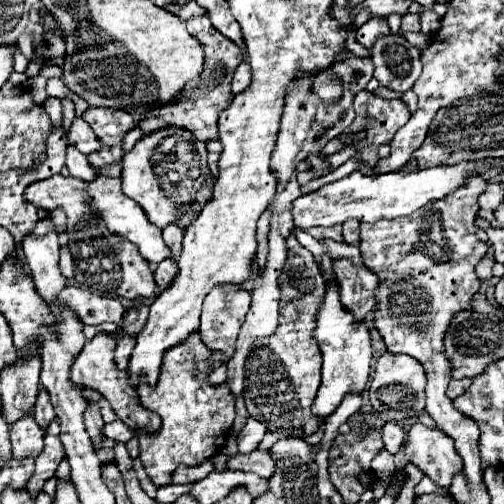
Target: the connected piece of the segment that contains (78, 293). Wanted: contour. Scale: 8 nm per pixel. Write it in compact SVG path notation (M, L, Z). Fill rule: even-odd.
M68 285L60 293L60 299L68 303L80 315L80 321L84 325L102 325L102 323L118 323L122 319L122 303L116 297L106 295L94 295L90 291L84 291L80 287Z

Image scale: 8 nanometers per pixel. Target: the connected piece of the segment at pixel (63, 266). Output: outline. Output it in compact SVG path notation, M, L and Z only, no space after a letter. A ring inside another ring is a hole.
M61 247L59 256L60 256L59 266L60 266L61 273L67 279L73 279L74 258L72 257L72 254L70 253L69 249L67 249L66 247Z

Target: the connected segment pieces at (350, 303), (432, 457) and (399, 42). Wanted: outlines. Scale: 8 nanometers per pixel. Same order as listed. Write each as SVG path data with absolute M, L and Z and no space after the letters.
M336 259L336 277L340 279L340 301L356 317L366 317L368 311L378 307L374 293L380 279L374 271L356 267L350 259Z
M414 423L404 441L406 459L414 463L436 485L450 487L452 475L462 469L462 459L448 435L440 429L430 429L422 423Z
M380 35L370 53L374 61L374 77L380 85L396 93L412 89L422 71L420 49L410 45L400 35Z

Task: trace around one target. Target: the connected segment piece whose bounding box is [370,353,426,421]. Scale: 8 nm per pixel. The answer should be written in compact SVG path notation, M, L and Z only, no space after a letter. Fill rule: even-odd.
M384 353L376 363L370 391L386 385L400 385L398 421L402 421L408 417L416 417L424 407L424 383L426 375L416 359L408 355Z

